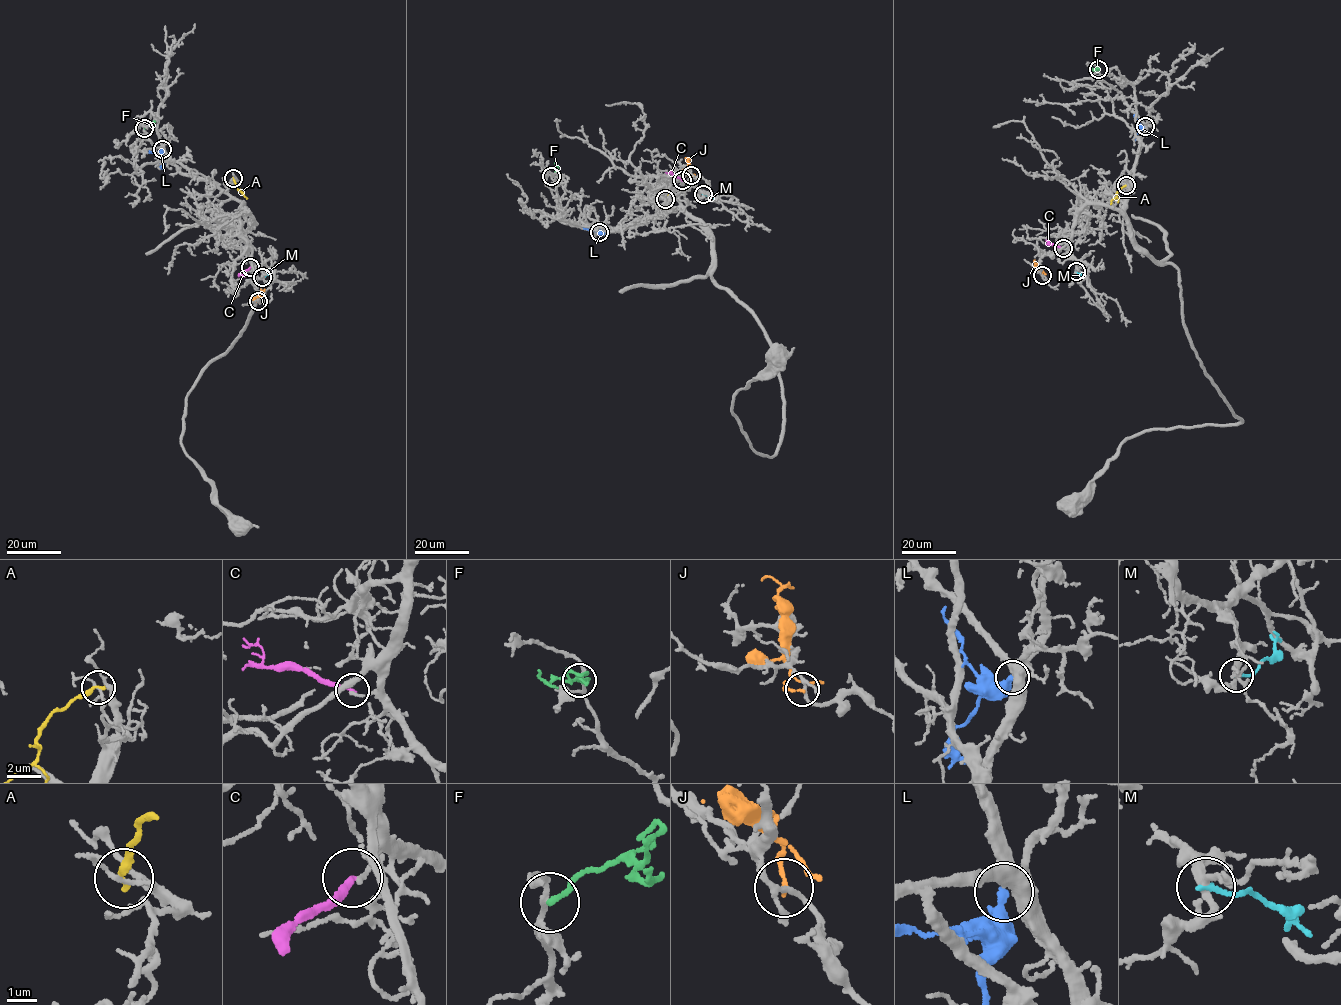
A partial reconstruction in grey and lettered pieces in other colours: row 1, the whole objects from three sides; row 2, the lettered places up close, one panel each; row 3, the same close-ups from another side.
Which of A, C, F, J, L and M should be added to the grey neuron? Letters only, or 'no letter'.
no letter

